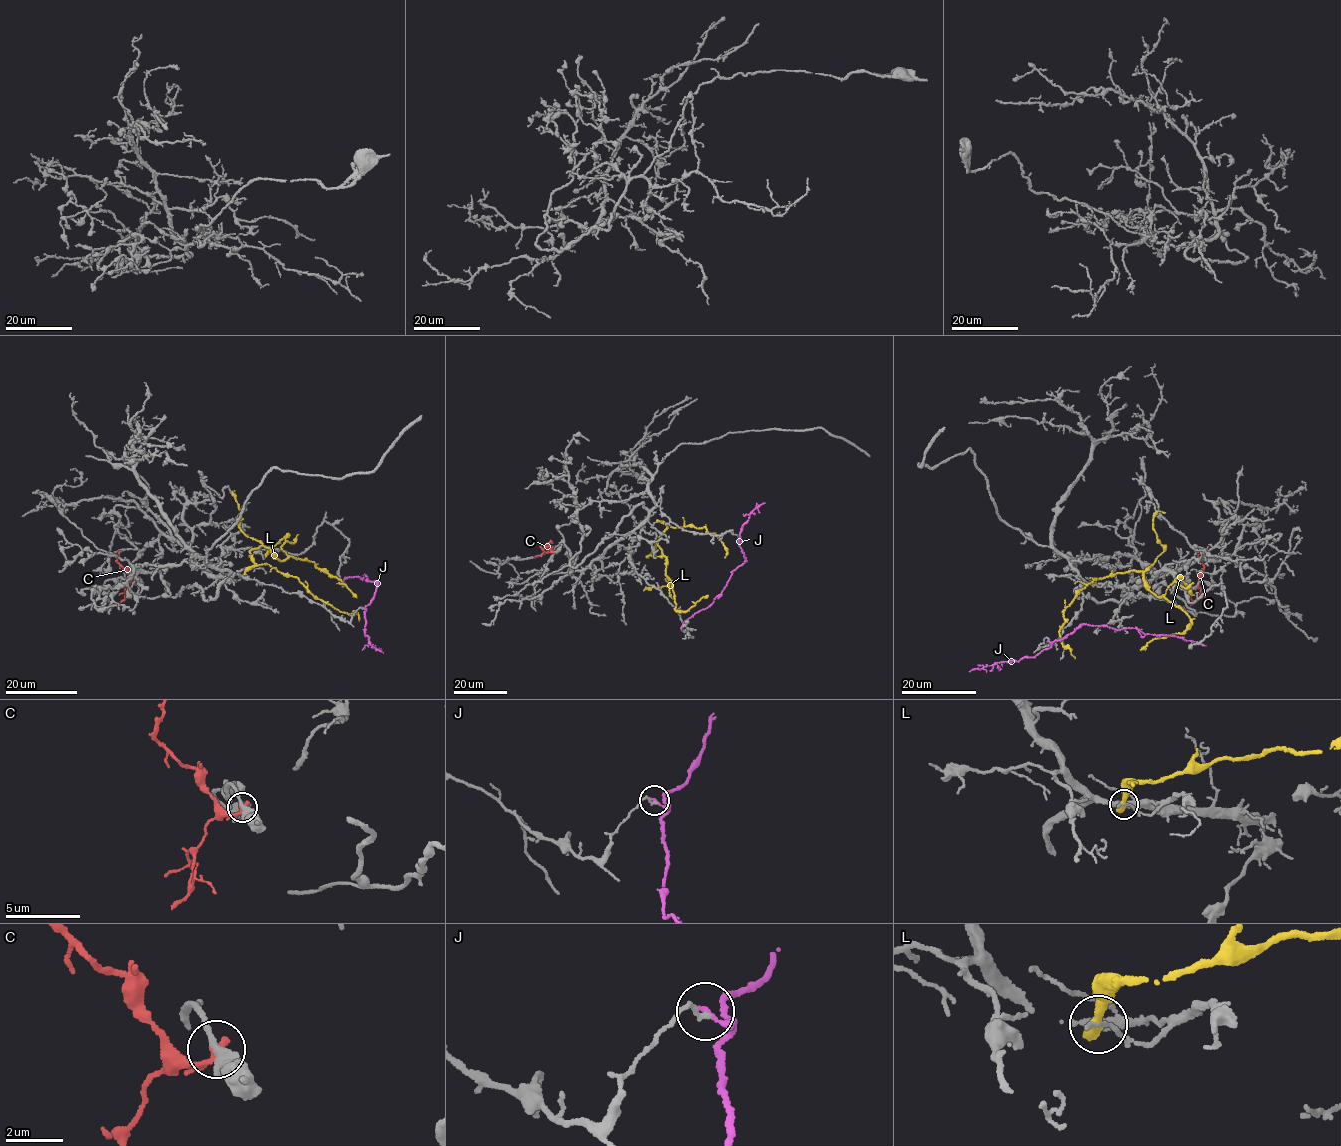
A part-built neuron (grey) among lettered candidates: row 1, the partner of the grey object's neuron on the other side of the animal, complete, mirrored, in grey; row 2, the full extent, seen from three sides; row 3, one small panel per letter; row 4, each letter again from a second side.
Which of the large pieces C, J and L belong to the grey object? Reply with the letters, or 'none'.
none

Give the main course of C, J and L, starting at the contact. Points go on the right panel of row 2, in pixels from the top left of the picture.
C: (1197, 586), (1204, 567), (1197, 558), (1199, 554)
J: (1048, 639), (1051, 641), (1064, 638), (1085, 624), (1120, 630), (1137, 629), (1145, 634), (1174, 635), (1206, 645)
L: (1094, 584), (1098, 578), (1142, 571), (1150, 590), (1180, 606), (1190, 620), (1182, 633), (1153, 639), (1141, 651)

